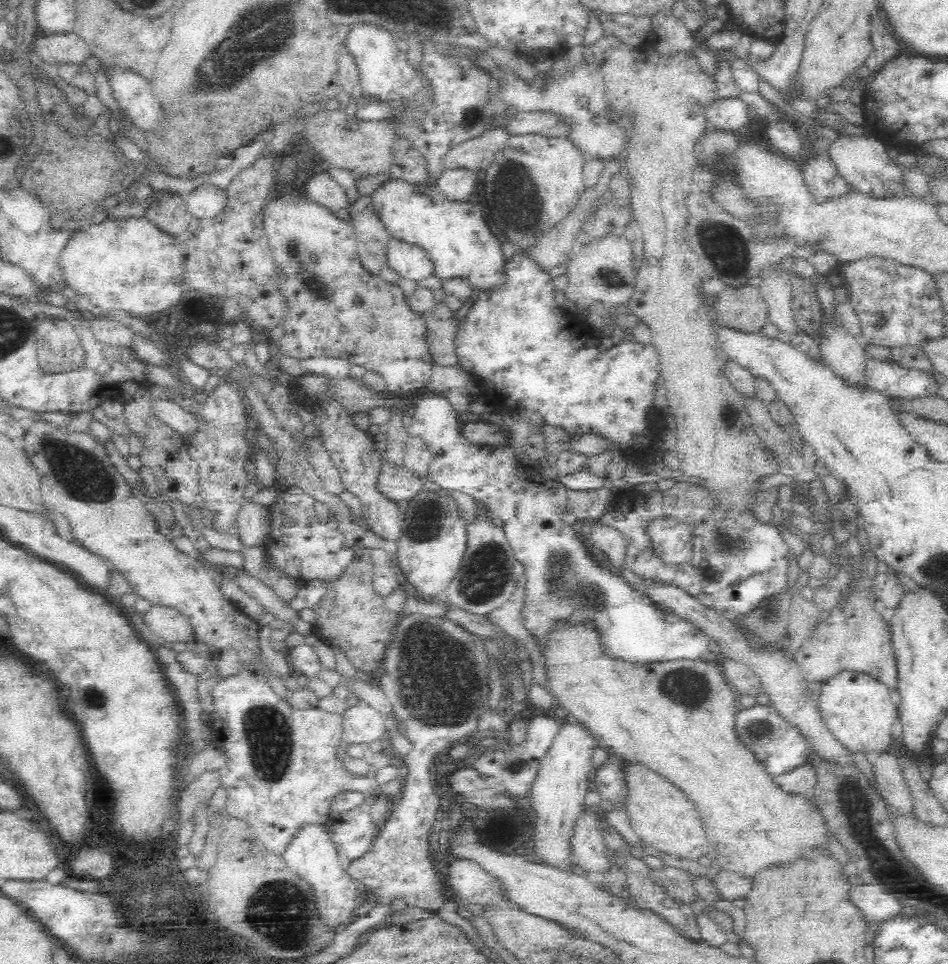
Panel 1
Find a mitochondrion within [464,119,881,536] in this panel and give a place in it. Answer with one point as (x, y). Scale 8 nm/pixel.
(722, 244)

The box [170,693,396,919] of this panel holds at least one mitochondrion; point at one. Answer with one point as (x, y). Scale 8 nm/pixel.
(266, 727)

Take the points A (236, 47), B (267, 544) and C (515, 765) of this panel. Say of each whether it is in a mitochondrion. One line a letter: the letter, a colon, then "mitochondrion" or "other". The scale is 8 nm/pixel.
A: mitochondrion
B: other
C: mitochondrion

